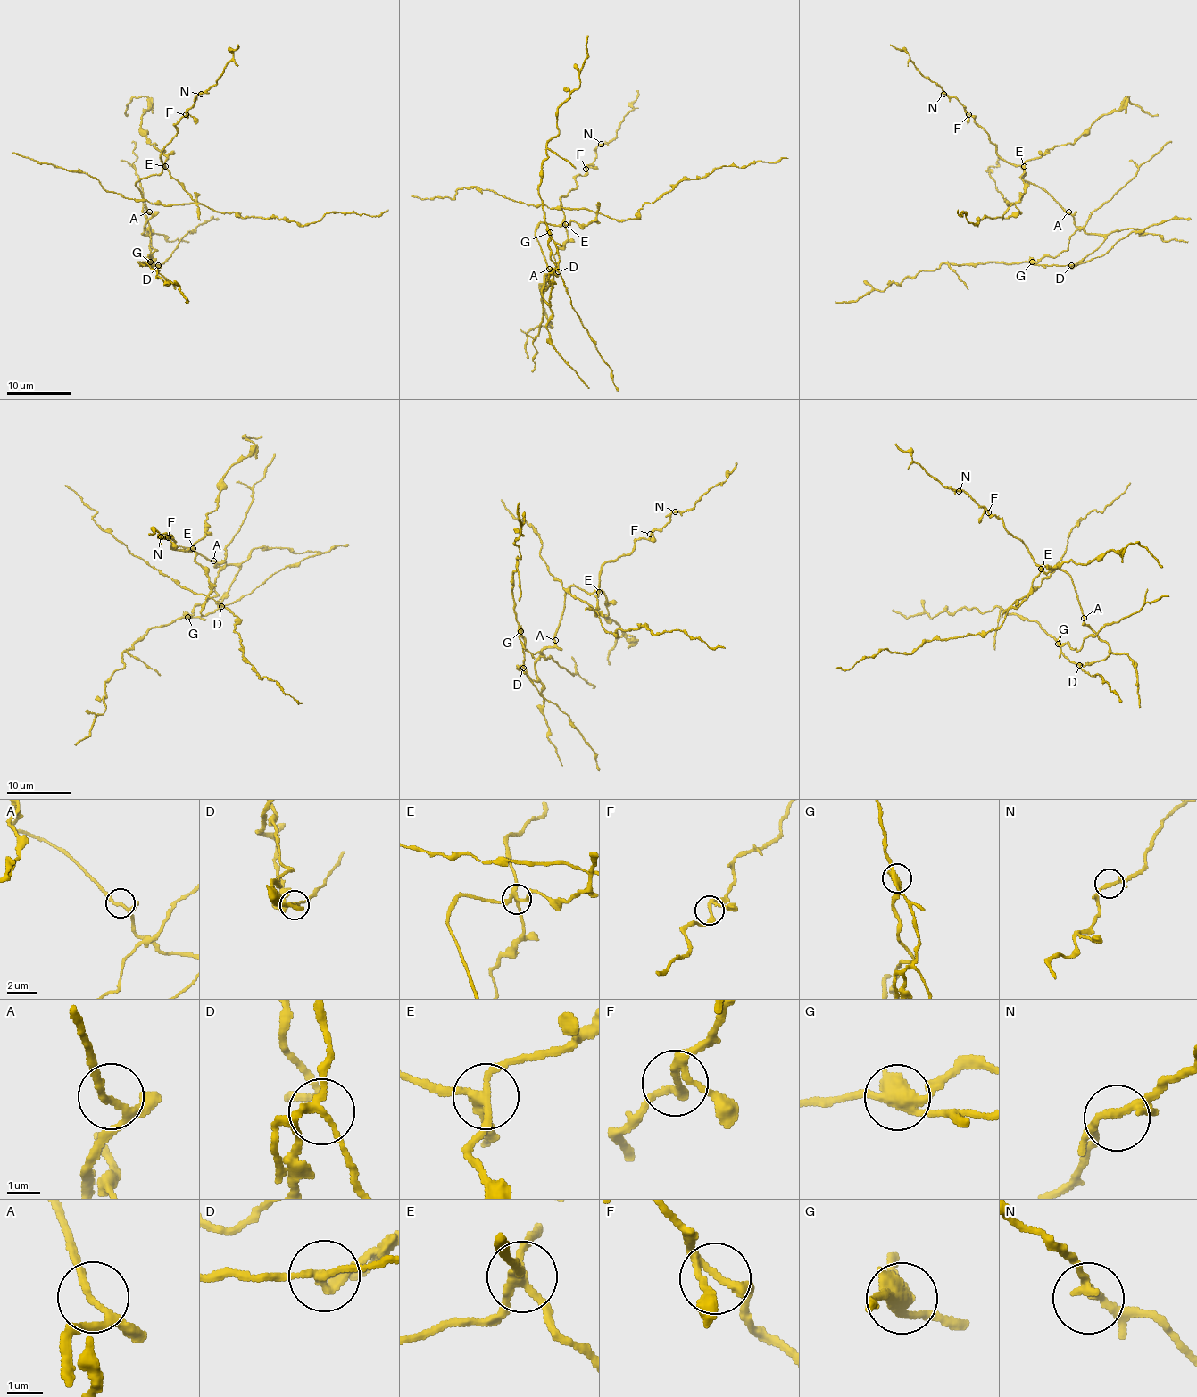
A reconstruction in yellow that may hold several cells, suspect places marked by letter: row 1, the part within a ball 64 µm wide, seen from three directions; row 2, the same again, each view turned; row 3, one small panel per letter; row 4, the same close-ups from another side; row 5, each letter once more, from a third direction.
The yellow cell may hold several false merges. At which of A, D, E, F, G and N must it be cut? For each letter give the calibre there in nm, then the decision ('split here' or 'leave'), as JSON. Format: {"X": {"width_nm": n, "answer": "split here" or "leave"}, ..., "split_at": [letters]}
{"A": {"width_nm": 160, "answer": "leave"}, "D": {"width_nm": 170, "answer": "split here"}, "E": {"width_nm": 240, "answer": "split here"}, "F": {"width_nm": 200, "answer": "leave"}, "G": {"width_nm": 400, "answer": "split here"}, "N": {"width_nm": 190, "answer": "leave"}, "split_at": ["D", "E", "G"]}

